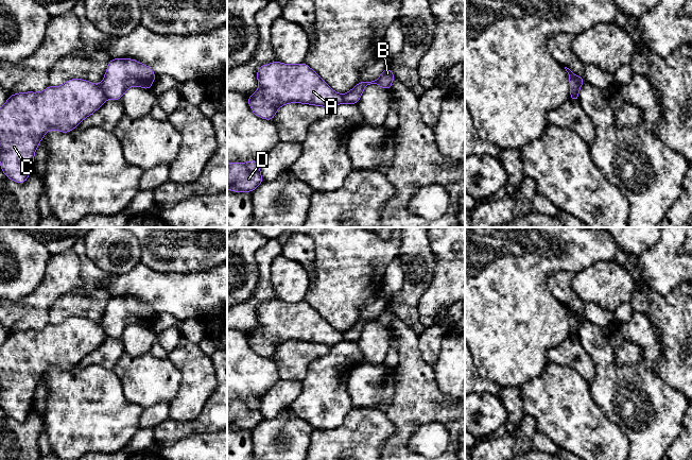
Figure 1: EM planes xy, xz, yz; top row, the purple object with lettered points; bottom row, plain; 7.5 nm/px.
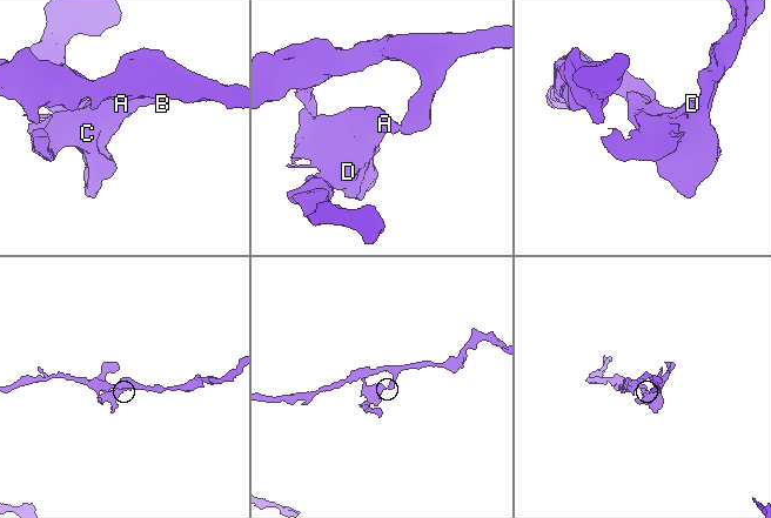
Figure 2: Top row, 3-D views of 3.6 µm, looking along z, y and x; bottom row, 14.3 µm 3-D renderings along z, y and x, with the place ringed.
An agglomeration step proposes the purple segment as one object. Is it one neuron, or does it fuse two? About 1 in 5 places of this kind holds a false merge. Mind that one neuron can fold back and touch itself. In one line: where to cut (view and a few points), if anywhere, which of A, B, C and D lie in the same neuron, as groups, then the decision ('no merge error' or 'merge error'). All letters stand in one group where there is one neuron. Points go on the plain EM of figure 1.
cut xy (100, 324), (107, 336); groups A C D / B; merge error

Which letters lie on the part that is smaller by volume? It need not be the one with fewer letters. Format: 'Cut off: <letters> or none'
Cut off: A, C, D

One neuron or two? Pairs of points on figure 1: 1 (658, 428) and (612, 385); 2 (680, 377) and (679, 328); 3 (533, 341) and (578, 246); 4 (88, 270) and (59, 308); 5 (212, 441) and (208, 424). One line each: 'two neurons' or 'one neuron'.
1: one neuron
2: one neuron
3: one neuron
4: one neuron
5: two neurons

